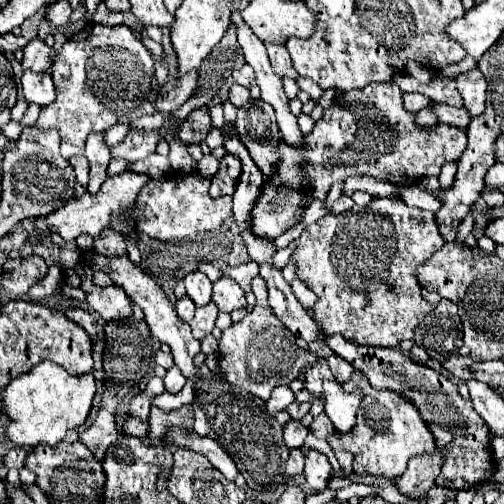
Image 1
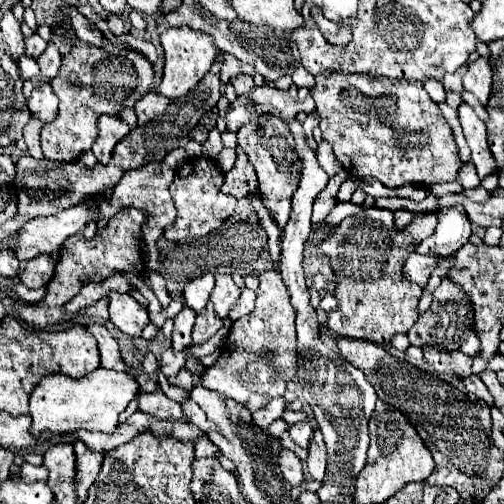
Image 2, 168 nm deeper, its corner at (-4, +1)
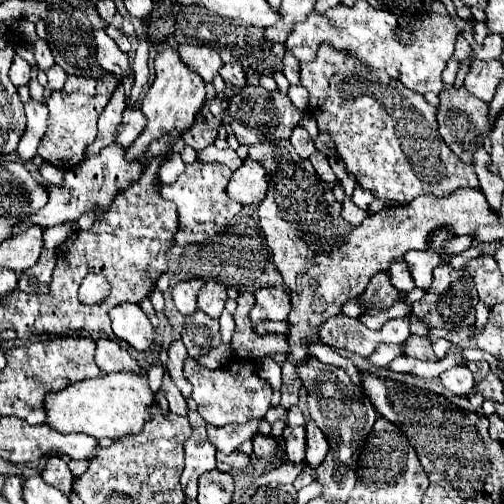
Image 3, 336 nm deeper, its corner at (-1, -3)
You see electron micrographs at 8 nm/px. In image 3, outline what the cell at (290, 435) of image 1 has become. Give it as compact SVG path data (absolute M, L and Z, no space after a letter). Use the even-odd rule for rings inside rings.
M287 427L285 433L285 453L291 463L301 463L305 459L305 427Z

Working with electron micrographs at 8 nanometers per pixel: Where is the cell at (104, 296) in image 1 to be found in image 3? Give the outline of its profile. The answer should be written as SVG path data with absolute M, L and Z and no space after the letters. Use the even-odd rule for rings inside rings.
M123 303L109 311L113 333L137 351L147 351L155 341L155 329L139 305Z

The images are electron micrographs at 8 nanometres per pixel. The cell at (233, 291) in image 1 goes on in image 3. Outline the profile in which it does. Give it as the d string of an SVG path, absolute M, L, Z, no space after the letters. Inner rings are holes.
M207 281L197 295L197 307L211 319L219 319L225 301L227 301L227 287L219 281Z

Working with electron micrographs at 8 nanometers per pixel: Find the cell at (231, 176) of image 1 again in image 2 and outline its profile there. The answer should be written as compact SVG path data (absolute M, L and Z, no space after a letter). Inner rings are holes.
M238 145L236 147L236 163L224 177L222 193L228 193L228 195L234 195L234 197L242 199L248 193L252 193L256 187L258 187L258 179L256 179L254 167L250 165L246 153Z

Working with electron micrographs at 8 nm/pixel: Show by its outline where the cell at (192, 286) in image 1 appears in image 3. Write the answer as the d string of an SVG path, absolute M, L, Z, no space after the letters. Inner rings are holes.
M191 279L191 281L183 281L183 283L177 283L171 291L171 297L173 297L173 303L175 303L175 309L183 315L191 315L195 313L197 309L197 293L199 289L203 287L203 279Z

